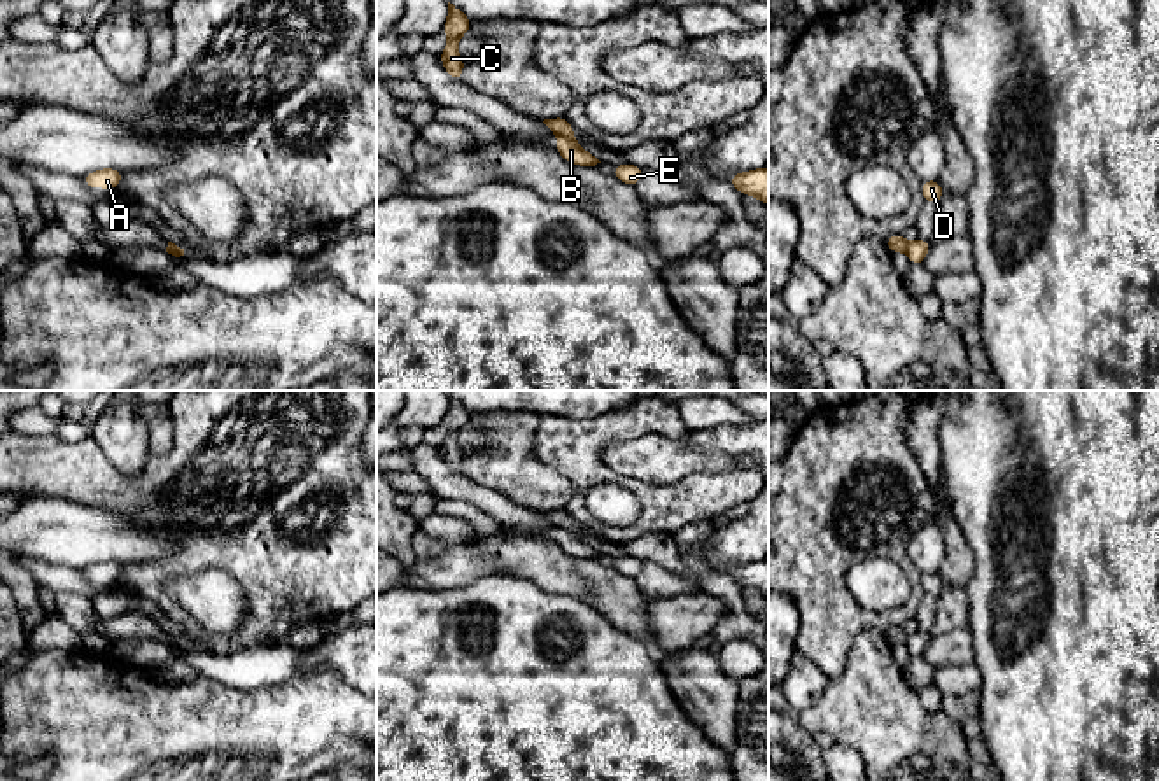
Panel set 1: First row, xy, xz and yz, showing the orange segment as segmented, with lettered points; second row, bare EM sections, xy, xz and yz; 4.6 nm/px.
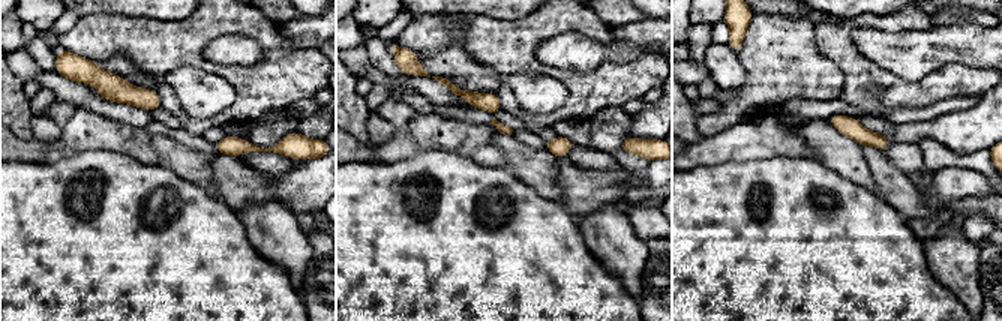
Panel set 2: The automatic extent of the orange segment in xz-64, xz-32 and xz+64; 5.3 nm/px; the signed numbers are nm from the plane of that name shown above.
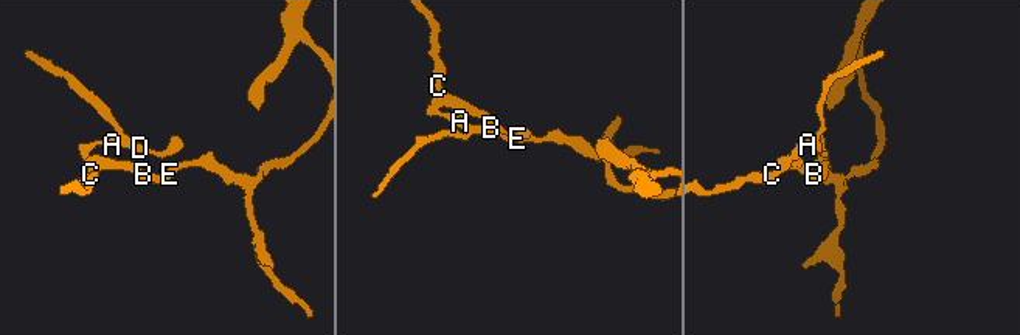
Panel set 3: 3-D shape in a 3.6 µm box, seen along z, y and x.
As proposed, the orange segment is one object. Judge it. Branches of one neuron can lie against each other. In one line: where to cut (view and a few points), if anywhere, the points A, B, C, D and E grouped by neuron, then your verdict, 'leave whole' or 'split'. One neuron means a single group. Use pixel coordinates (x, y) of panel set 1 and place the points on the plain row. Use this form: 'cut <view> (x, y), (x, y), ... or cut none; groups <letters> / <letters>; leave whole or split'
cut xz (559, 527), (571, 529); groups A C D / B E; split

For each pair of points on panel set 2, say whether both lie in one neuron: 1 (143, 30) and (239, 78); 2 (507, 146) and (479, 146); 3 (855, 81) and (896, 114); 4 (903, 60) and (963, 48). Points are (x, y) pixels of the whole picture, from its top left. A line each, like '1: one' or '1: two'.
1: one
2: two
3: two
4: one

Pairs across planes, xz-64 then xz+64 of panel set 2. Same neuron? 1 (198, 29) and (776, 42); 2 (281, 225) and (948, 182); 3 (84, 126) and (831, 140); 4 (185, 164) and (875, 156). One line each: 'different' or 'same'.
1: different
2: different
3: same
4: same

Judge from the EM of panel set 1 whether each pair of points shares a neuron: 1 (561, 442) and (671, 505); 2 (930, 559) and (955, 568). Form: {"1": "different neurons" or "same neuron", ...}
{"1": "same neuron", "2": "different neurons"}

